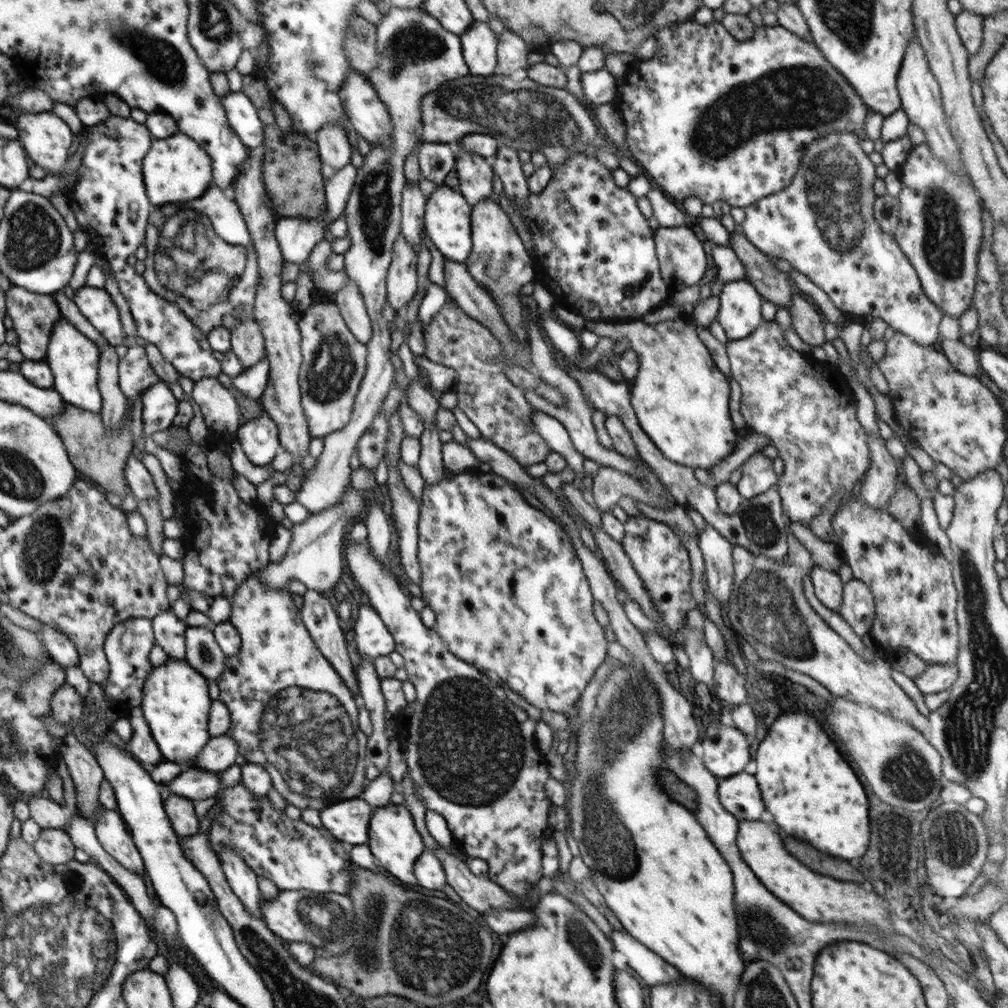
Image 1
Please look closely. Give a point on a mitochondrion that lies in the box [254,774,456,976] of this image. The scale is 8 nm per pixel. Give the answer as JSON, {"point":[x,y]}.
{"point":[326,919]}

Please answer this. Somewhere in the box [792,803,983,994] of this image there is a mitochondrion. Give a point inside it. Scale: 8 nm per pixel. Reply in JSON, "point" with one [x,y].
{"point":[950,839]}

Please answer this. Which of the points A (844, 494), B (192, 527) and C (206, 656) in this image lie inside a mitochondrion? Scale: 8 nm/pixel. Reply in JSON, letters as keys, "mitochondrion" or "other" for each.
{"A":"other","B":"other","C":"mitochondrion"}

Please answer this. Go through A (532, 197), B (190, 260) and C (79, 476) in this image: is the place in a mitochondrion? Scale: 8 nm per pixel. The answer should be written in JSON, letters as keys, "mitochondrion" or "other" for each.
{"A":"other","B":"mitochondrion","C":"other"}

